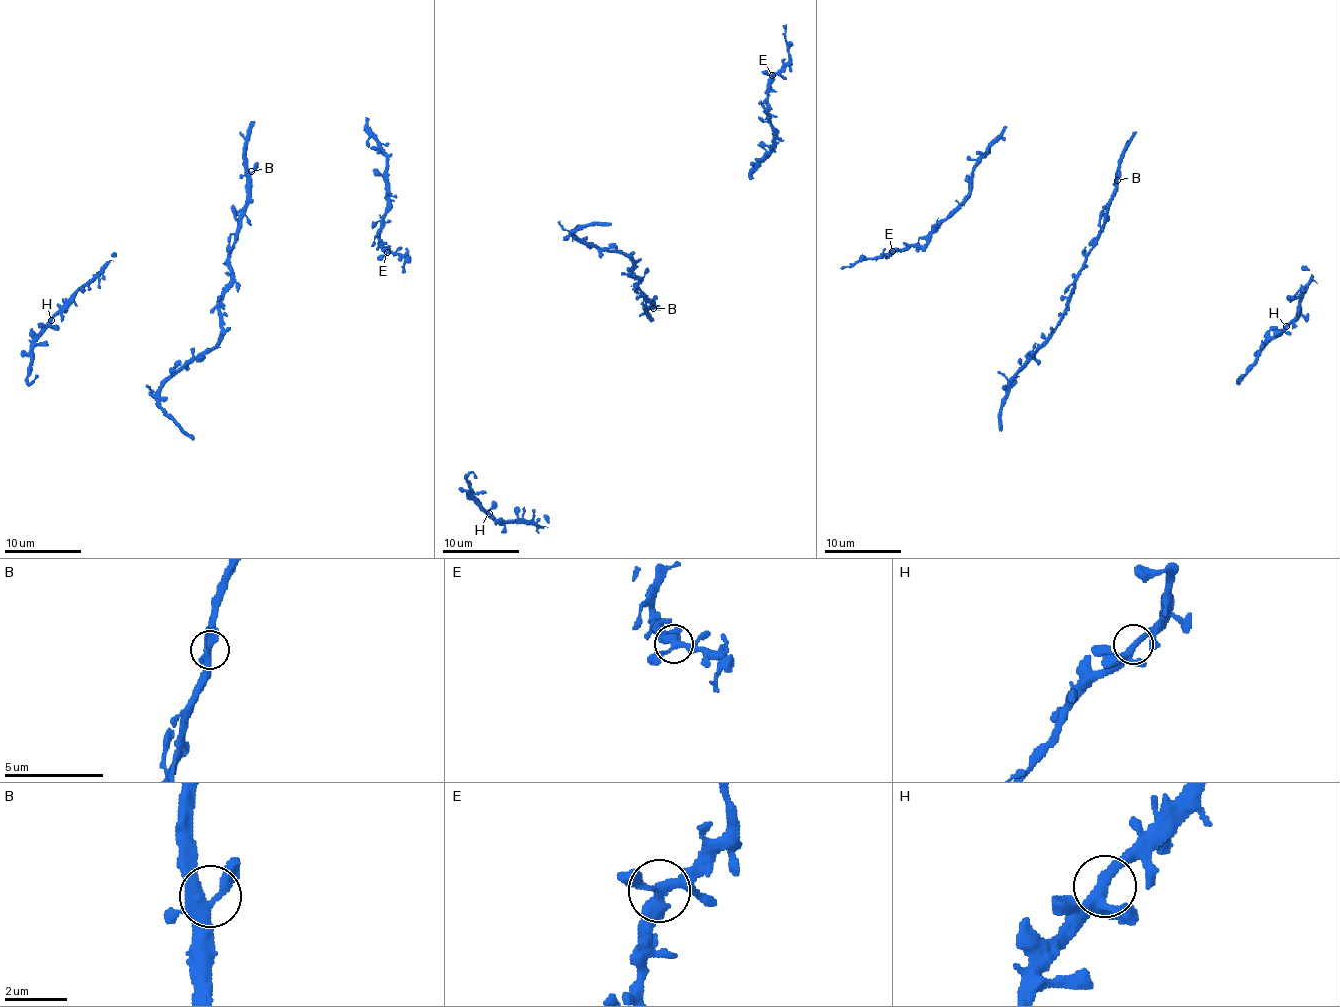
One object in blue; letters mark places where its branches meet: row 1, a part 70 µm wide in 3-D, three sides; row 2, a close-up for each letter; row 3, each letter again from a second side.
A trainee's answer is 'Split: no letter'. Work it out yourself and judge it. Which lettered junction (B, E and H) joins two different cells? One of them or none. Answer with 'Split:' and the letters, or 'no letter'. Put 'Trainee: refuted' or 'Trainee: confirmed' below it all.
Split: no letter
Trainee: confirmed

